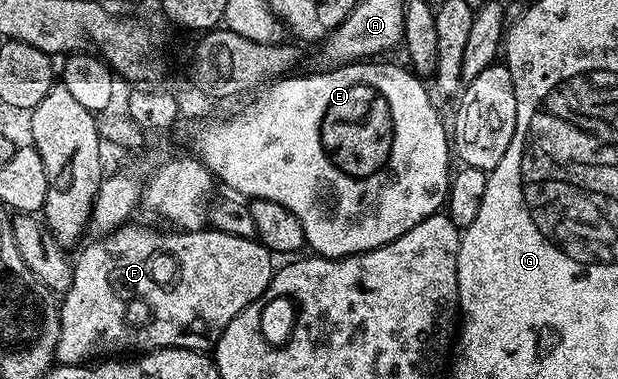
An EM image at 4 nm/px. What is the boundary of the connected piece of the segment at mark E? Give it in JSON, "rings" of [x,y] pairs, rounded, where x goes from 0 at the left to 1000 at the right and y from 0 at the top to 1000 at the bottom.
{"rings":[[[586,158],[552,169],[544,179],[526,179],[532,185],[523,187],[521,195],[494,195],[489,206],[460,203],[447,214],[432,248],[411,280],[400,282],[392,301],[377,301],[372,311],[354,314],[353,322],[316,325],[306,343],[306,385],[312,393],[307,398],[345,456],[346,472],[356,488],[359,480],[361,488],[372,491],[379,515],[396,528],[445,528],[445,538],[458,538],[464,559],[477,559],[484,591],[490,591],[495,652],[508,673],[521,681],[565,681],[570,670],[591,670],[620,644],[633,644],[641,628],[652,623],[652,612],[665,612],[672,591],[691,580],[722,541],[727,520],[730,377],[717,348],[709,282],[702,264],[699,269],[694,261],[694,248],[681,219],[686,214],[654,172],[649,177],[636,164],[617,161],[623,158]]]}

